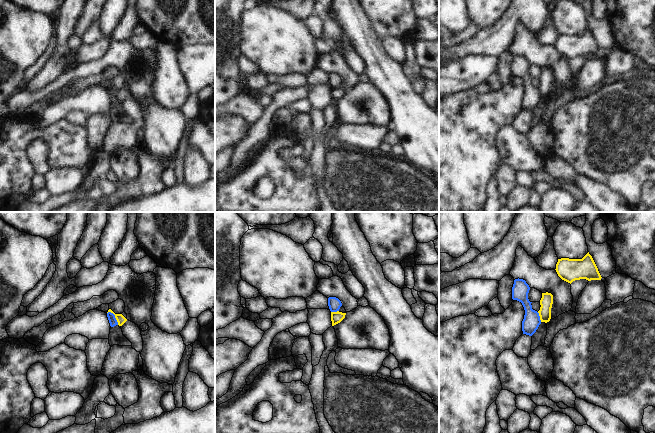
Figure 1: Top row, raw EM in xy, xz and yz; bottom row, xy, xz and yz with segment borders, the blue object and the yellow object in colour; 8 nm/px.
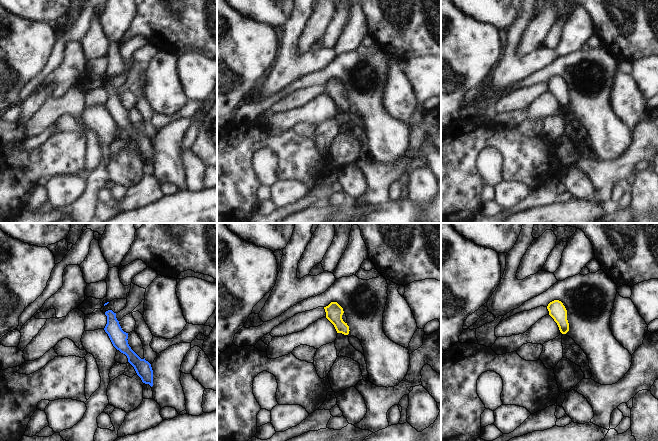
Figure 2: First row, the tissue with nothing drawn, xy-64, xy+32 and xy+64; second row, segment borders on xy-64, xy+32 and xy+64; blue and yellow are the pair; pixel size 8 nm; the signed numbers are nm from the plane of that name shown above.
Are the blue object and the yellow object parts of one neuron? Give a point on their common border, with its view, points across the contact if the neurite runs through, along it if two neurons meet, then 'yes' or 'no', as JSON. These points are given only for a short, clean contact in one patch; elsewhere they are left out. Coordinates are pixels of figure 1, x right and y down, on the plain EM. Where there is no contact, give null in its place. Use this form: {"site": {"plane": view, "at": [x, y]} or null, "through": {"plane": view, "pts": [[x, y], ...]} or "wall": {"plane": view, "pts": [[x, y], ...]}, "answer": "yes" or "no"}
{"site": {"plane": "xy", "at": [114, 93]}, "wall": {"plane": "xy", "pts": [[108, 87], [114, 91], [118, 100]]}, "answer": "no"}

